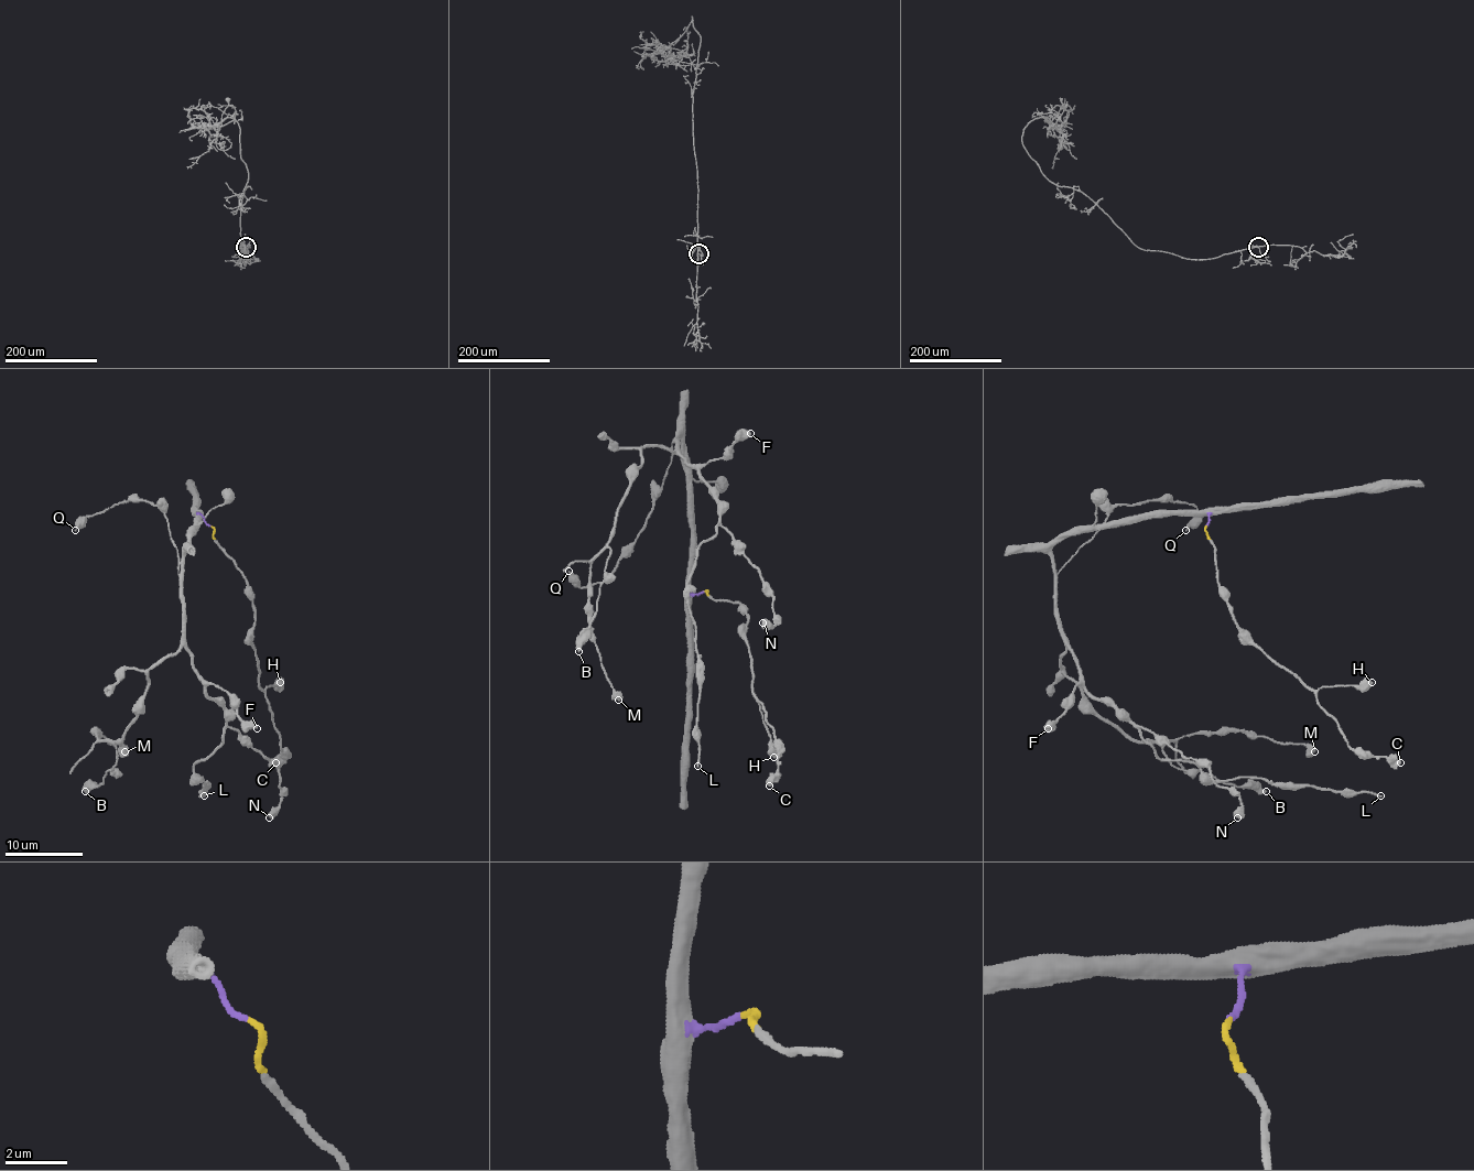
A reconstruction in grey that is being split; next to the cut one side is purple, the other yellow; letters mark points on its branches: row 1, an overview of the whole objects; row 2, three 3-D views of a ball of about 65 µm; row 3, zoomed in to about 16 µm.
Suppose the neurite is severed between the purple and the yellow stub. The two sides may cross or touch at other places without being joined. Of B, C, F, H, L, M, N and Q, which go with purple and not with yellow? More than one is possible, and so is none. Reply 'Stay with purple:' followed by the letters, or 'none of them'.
Stay with purple: B, F, L, M, N, Q

